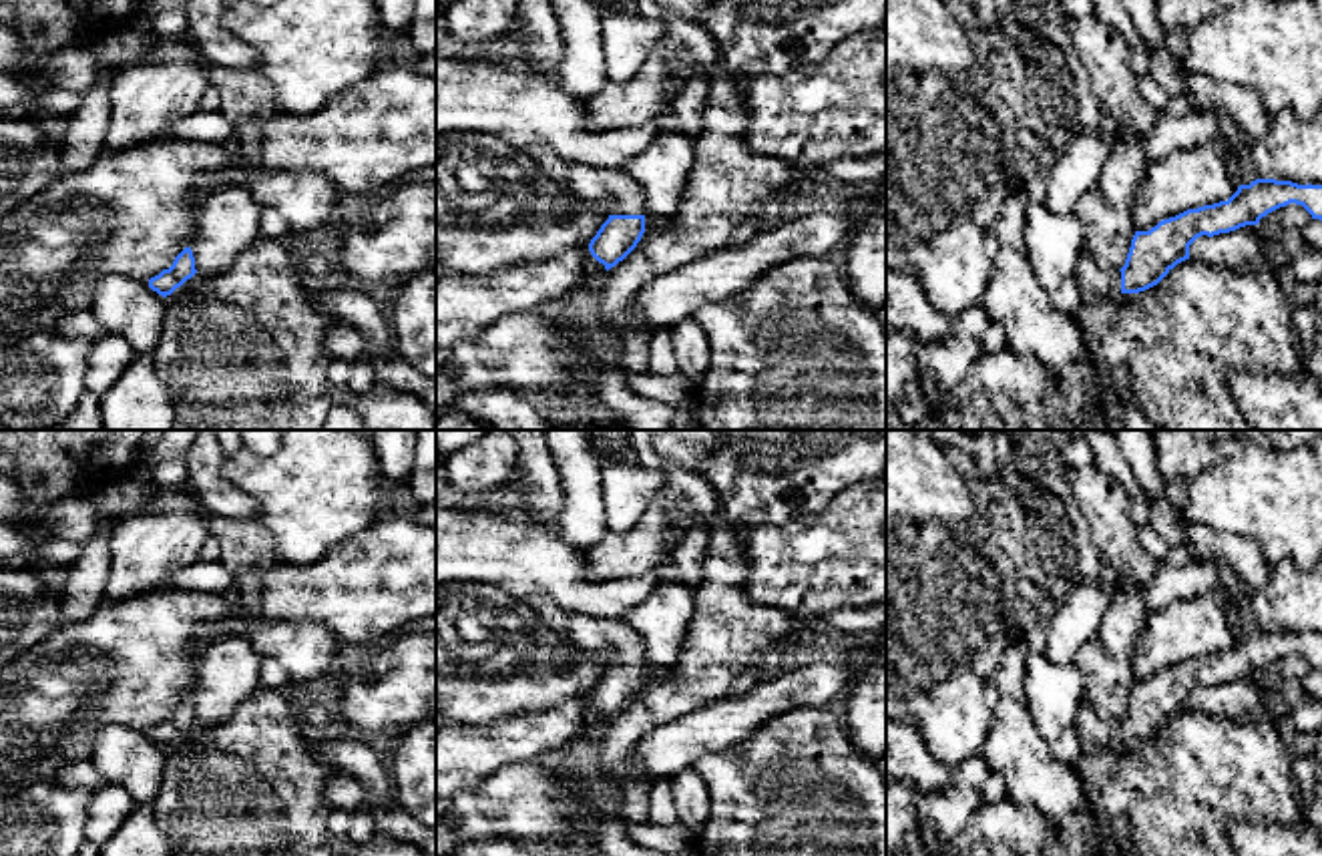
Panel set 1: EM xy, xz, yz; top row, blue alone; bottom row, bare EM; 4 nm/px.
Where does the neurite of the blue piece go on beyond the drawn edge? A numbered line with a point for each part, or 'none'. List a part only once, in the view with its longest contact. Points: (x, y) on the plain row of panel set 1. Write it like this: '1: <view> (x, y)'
1: xz (609, 639)

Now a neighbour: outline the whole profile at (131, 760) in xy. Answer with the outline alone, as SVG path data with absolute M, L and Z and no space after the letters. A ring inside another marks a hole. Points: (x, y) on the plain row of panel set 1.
M108 723L94 735L90 762L106 784L123 788L137 804L153 804L161 788L167 750L147 731Z

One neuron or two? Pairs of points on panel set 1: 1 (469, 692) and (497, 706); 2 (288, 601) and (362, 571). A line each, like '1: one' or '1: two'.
1: one
2: one

